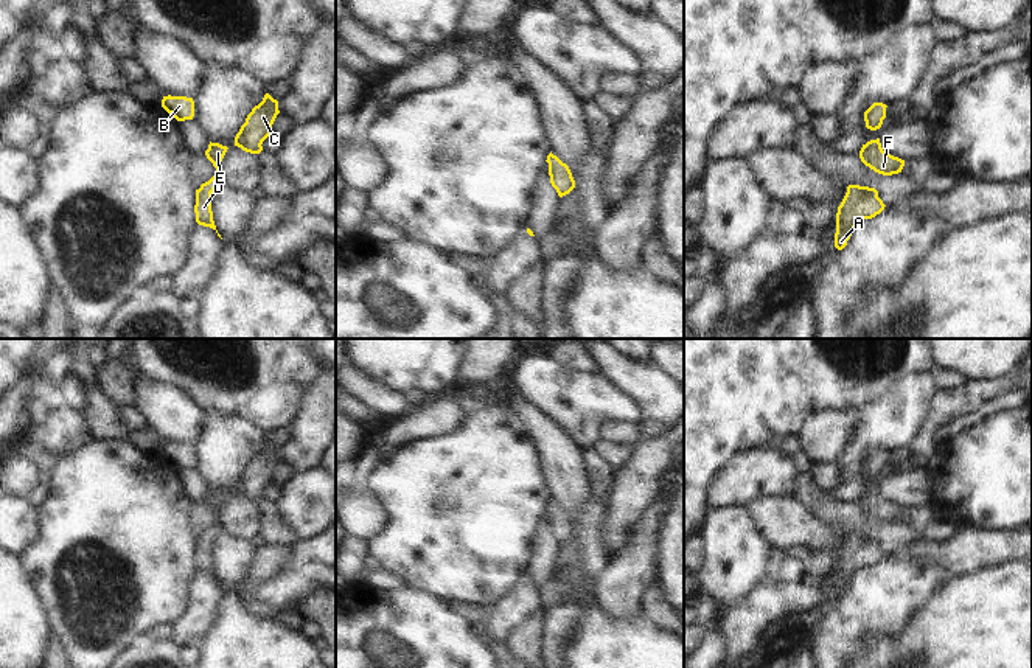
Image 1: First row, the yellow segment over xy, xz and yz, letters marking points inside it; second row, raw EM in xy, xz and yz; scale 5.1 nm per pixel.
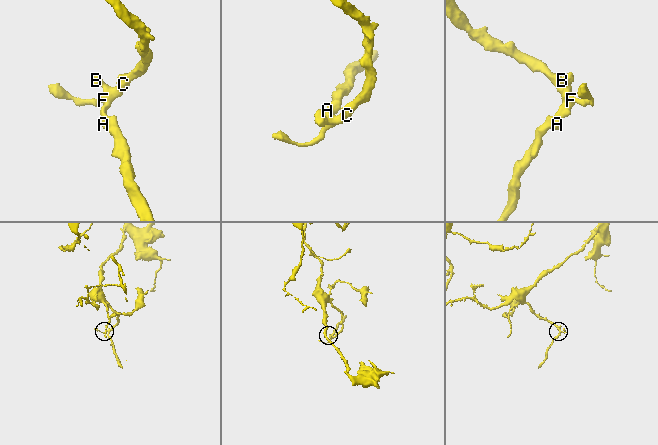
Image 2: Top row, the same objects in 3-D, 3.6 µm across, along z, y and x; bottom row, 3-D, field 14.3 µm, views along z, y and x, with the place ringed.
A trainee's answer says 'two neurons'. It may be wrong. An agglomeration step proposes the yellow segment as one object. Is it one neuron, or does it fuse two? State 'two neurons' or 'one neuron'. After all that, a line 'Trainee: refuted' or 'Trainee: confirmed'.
one neuron
Trainee: refuted

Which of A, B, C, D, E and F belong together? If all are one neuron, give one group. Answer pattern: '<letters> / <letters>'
A B C D E F

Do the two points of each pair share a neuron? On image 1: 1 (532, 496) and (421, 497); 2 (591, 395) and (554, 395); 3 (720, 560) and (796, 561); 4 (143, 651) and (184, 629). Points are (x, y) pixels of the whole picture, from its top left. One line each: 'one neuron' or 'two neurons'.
1: one neuron
2: one neuron
3: two neurons
4: two neurons

